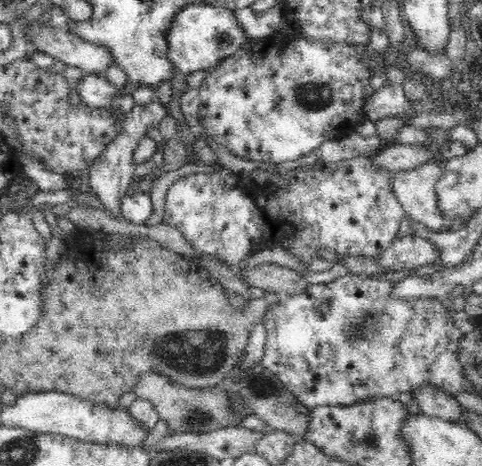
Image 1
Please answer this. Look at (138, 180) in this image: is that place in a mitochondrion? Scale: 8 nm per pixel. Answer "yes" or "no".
no

